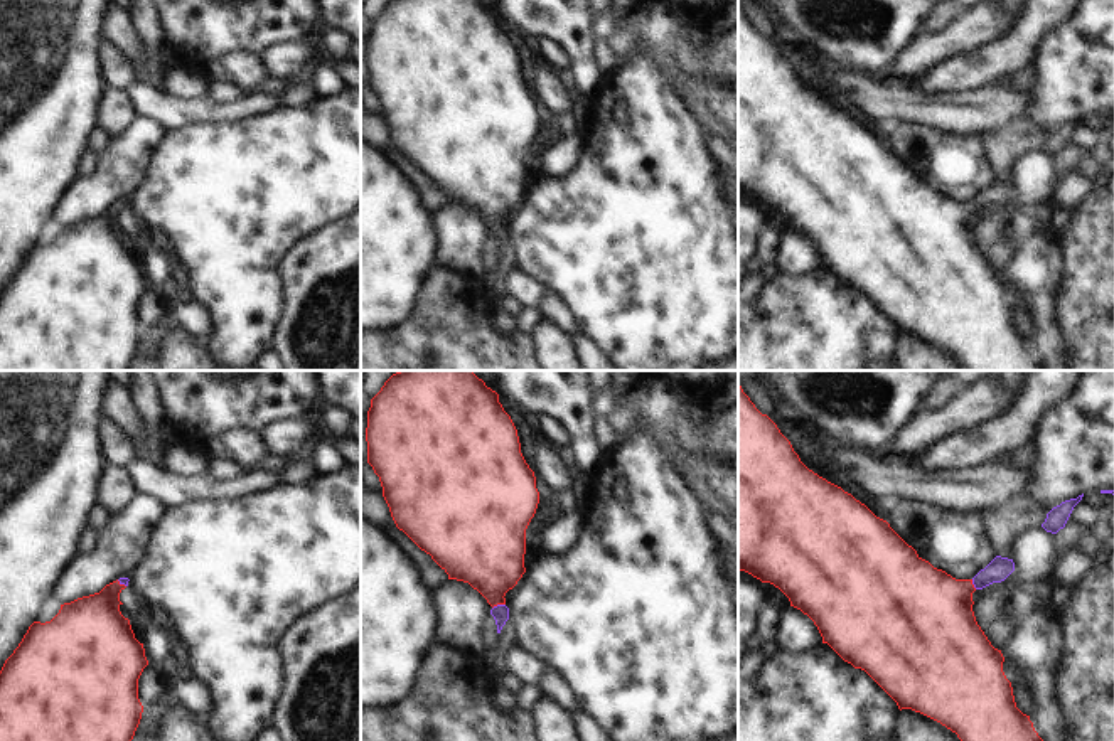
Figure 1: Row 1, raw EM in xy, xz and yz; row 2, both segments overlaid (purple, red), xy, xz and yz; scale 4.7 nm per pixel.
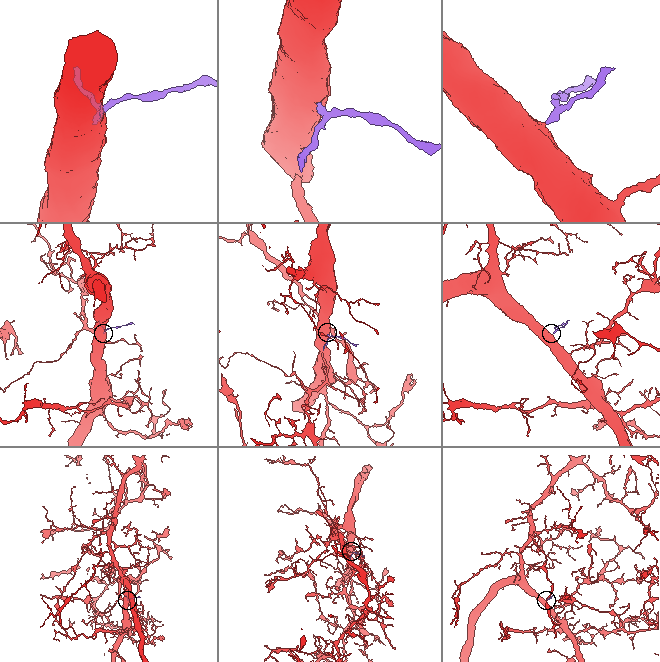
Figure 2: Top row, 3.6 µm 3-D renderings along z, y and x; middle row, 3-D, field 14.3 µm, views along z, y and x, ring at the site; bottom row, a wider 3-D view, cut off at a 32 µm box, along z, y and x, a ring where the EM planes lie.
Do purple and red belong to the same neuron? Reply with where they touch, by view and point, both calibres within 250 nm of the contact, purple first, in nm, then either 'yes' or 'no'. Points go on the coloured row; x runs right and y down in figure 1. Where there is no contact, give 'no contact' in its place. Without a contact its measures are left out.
xz (498, 605) | 80/340 nm | yes

